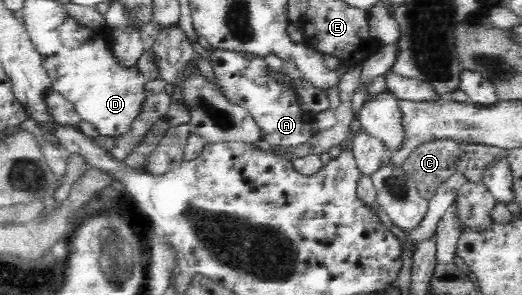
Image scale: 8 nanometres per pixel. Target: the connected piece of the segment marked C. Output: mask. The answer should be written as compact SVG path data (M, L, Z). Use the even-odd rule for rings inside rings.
M450 139L429 140L428 142L419 142L407 154L401 167L409 177L414 179L420 195L426 199L431 199L436 194L438 187L456 169L464 169L466 175L468 175L468 179L482 181L482 169L486 166L486 163L496 155L498 155L498 157L500 155L506 155L505 149L483 144L458 144Z

